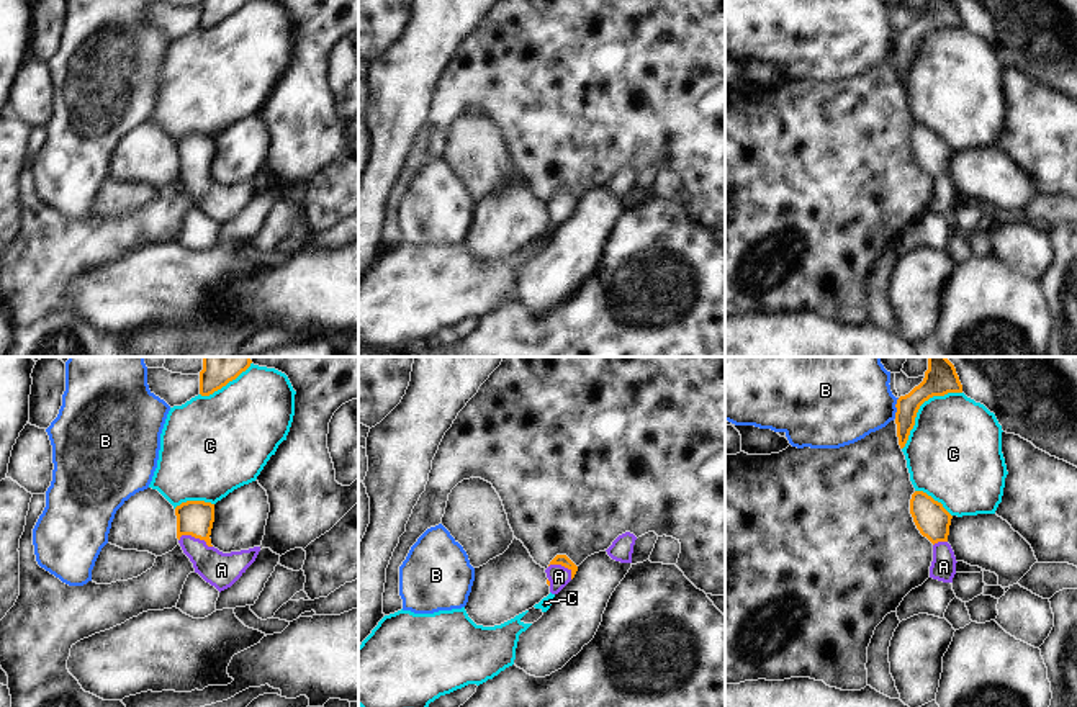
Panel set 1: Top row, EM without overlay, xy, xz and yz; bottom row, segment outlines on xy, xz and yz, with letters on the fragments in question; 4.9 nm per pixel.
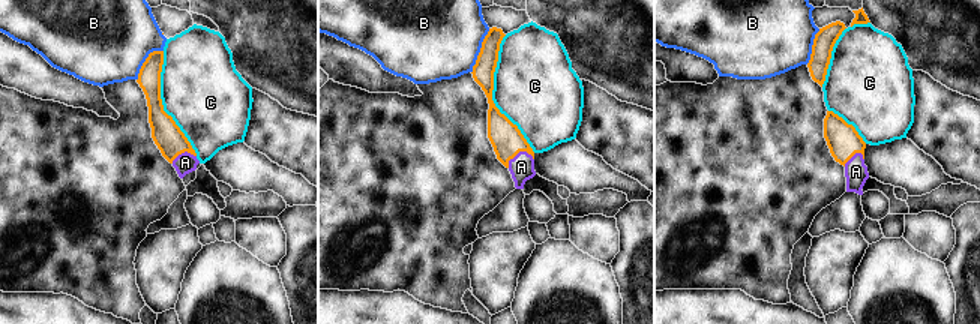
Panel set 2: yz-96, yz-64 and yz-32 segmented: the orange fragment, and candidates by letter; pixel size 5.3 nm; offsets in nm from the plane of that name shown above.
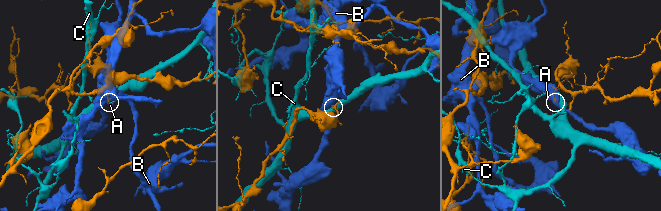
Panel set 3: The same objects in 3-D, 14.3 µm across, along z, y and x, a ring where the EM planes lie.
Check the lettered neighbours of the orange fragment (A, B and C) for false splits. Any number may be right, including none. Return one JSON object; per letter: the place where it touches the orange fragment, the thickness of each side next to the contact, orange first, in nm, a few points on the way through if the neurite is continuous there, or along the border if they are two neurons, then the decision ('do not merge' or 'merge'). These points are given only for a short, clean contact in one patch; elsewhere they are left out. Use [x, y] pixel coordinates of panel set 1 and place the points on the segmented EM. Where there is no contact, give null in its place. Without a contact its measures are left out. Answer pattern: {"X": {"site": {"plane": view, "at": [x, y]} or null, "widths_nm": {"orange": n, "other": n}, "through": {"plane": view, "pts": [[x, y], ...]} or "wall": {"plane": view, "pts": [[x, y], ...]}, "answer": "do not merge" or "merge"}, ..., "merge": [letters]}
{"A": {"site": {"plane": "xy", "at": [195, 537]}, "widths_nm": {"orange": 180, "other": 180}, "through": {"plane": "xy", "pts": [[193, 517], [195, 537], [221, 570]]}, "answer": "merge"}, "B": {"site": {"plane": "yz", "at": [896, 406]}, "widths_nm": {"orange": 150, "other": 440}, "answer": "do not merge"}, "C": {"site": {"plane": "yz", "at": [919, 408]}, "widths_nm": {"orange": 160, "other": 440}, "answer": "do not merge"}, "merge": ["A"]}

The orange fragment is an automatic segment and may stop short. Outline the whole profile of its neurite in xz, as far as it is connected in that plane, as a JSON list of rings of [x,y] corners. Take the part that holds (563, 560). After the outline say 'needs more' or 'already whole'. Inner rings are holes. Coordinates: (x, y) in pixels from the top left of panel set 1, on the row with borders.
[[[557,555],[545,570],[550,592],[558,594],[575,578],[576,571],[578,566],[566,555]]] | needs more

